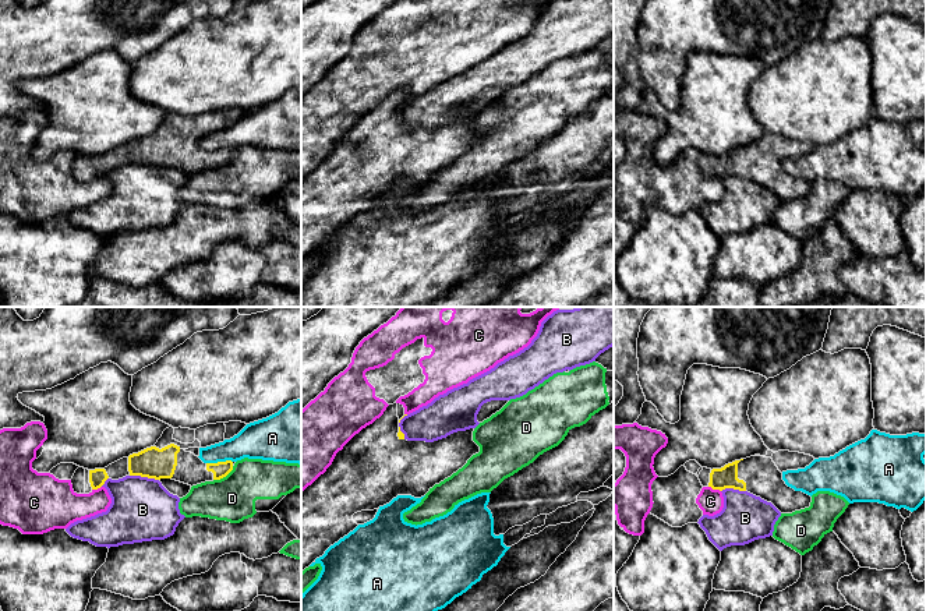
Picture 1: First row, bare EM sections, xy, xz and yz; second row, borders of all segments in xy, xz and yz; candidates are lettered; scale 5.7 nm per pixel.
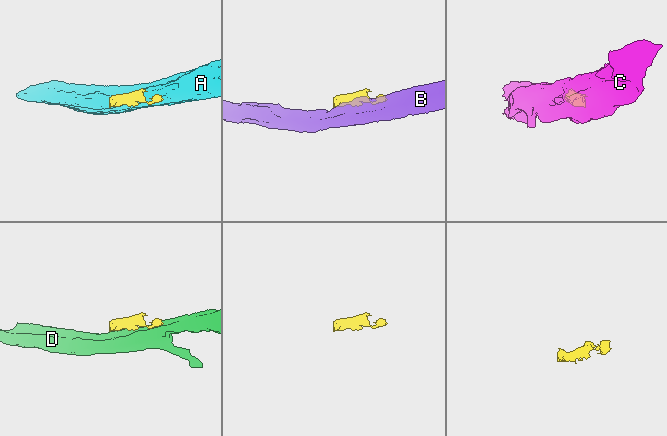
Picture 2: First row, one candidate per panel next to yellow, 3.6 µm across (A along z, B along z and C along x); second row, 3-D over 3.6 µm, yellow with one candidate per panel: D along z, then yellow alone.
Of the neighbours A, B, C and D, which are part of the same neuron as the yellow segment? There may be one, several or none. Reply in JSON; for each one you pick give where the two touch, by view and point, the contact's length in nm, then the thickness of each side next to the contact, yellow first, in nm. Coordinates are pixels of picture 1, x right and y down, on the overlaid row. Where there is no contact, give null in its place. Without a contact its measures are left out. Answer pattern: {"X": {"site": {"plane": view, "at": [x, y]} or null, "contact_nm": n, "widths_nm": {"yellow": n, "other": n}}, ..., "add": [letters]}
{"add": []}

